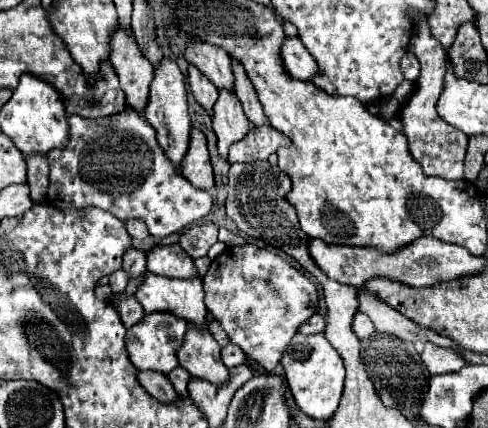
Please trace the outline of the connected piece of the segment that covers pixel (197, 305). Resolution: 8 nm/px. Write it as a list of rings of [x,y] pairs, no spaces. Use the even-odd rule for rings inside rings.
[[[147,274],[135,292],[145,314],[167,312],[187,320],[197,330],[207,330],[207,306],[203,302],[201,280],[169,280],[165,276]]]

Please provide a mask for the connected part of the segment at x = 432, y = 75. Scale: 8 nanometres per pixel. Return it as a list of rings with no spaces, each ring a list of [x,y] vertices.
[[[426,20],[415,24],[415,32],[411,36],[409,50],[417,56],[417,60],[421,64],[421,74],[417,78],[415,90],[401,110],[403,134],[409,140],[409,150],[411,150],[413,158],[423,166],[423,172],[427,176],[439,176],[445,180],[461,180],[463,178],[463,158],[465,158],[469,138],[461,130],[449,126],[437,114],[437,100],[441,96],[443,80],[447,74],[447,52],[441,46],[441,42],[437,42],[431,36],[431,30]]]

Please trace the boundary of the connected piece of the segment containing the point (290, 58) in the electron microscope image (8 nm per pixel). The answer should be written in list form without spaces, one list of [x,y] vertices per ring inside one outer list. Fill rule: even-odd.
[[[285,38],[281,44],[281,62],[285,72],[295,80],[309,80],[317,74],[317,62],[313,62],[311,54],[299,42],[299,38]]]

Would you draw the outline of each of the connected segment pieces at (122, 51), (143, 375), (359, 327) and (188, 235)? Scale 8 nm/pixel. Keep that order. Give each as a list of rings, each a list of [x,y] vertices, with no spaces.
[[[119,24],[111,36],[109,62],[115,68],[129,106],[143,110],[149,98],[149,82],[153,80],[153,64],[143,56],[133,34]]]
[[[153,370],[151,372],[137,372],[137,380],[159,402],[177,402],[179,400],[179,394],[175,392],[173,384],[163,374],[153,374]]]
[[[357,312],[355,314],[355,318],[353,318],[353,332],[355,332],[355,336],[359,338],[359,340],[363,340],[363,338],[369,338],[373,332],[375,332],[375,326],[373,326],[373,322],[363,314],[363,312]]]
[[[207,222],[201,226],[189,226],[181,234],[181,248],[191,256],[191,258],[201,258],[207,256],[209,248],[217,242],[217,224]]]

